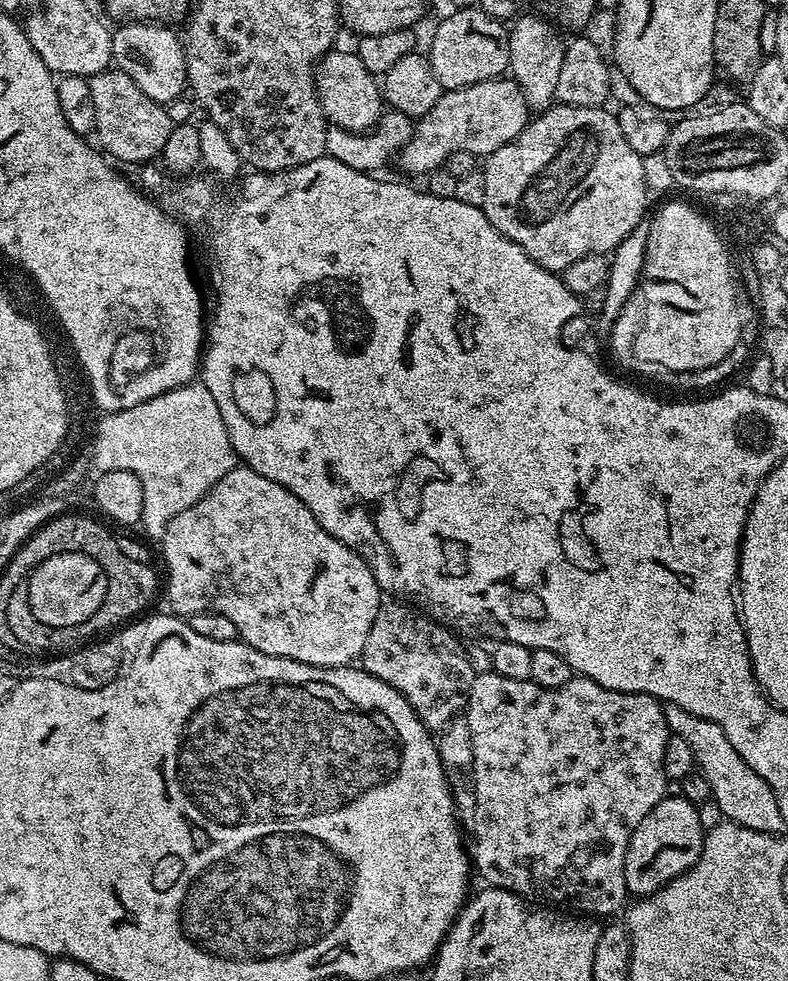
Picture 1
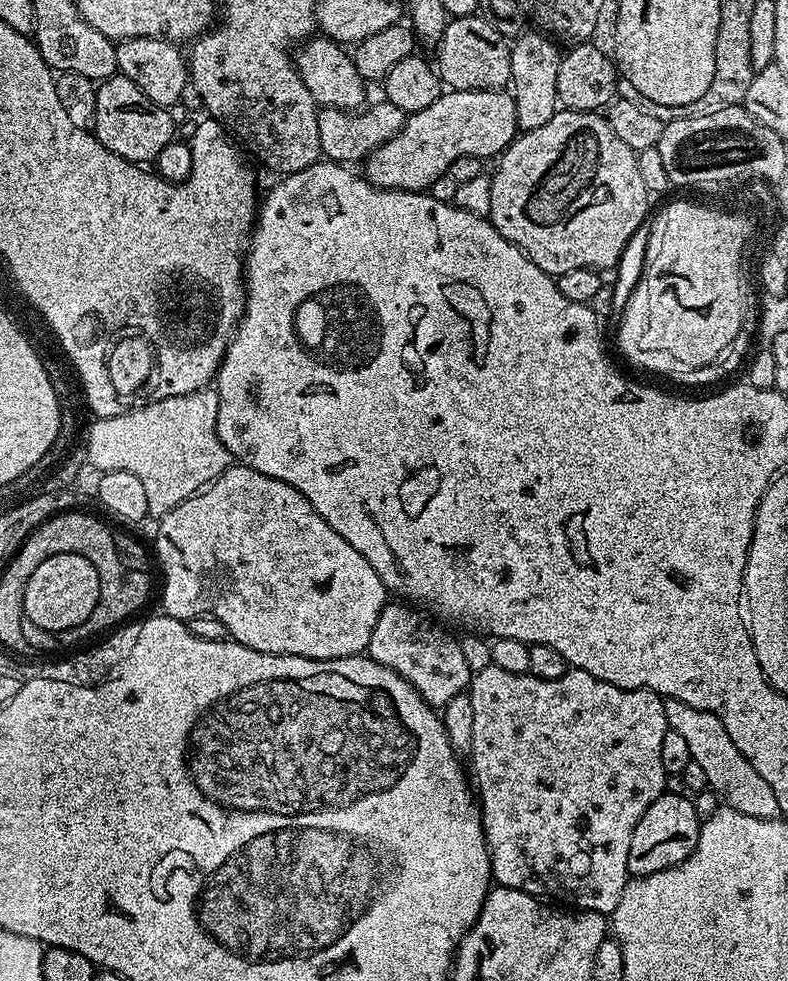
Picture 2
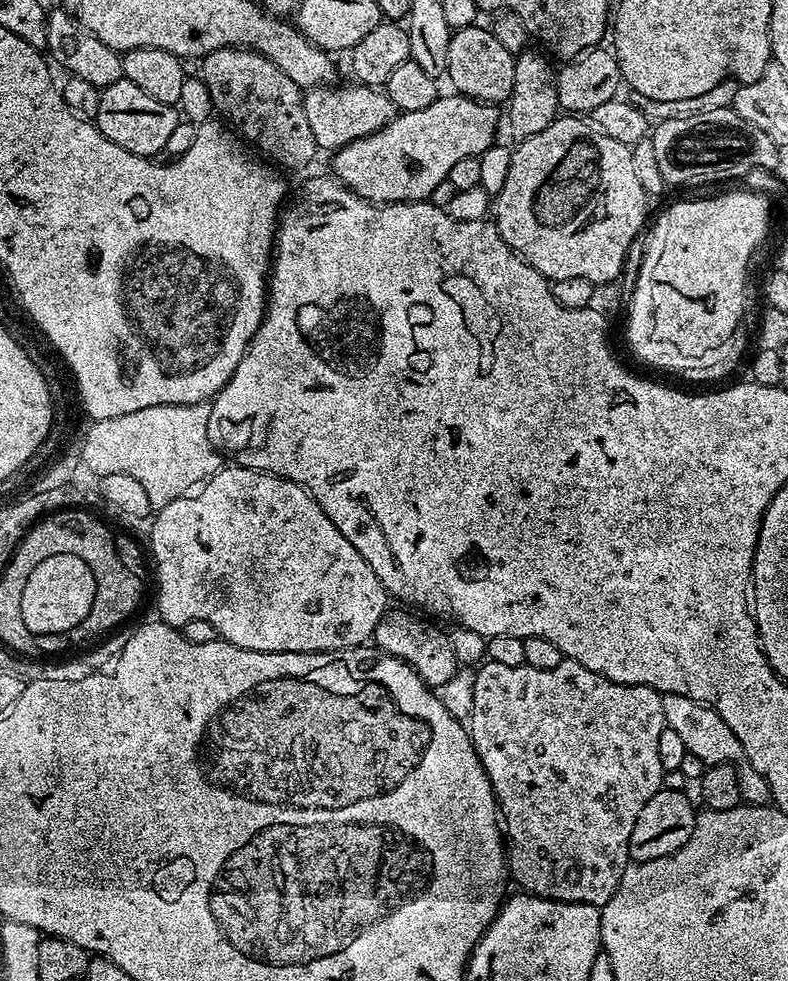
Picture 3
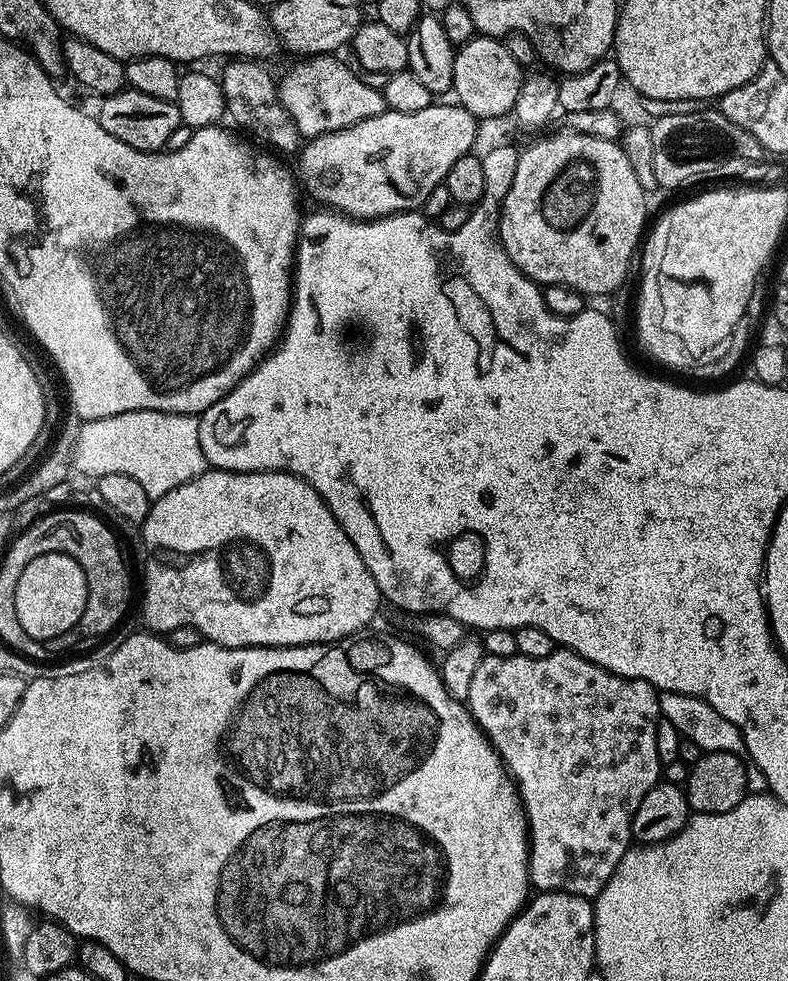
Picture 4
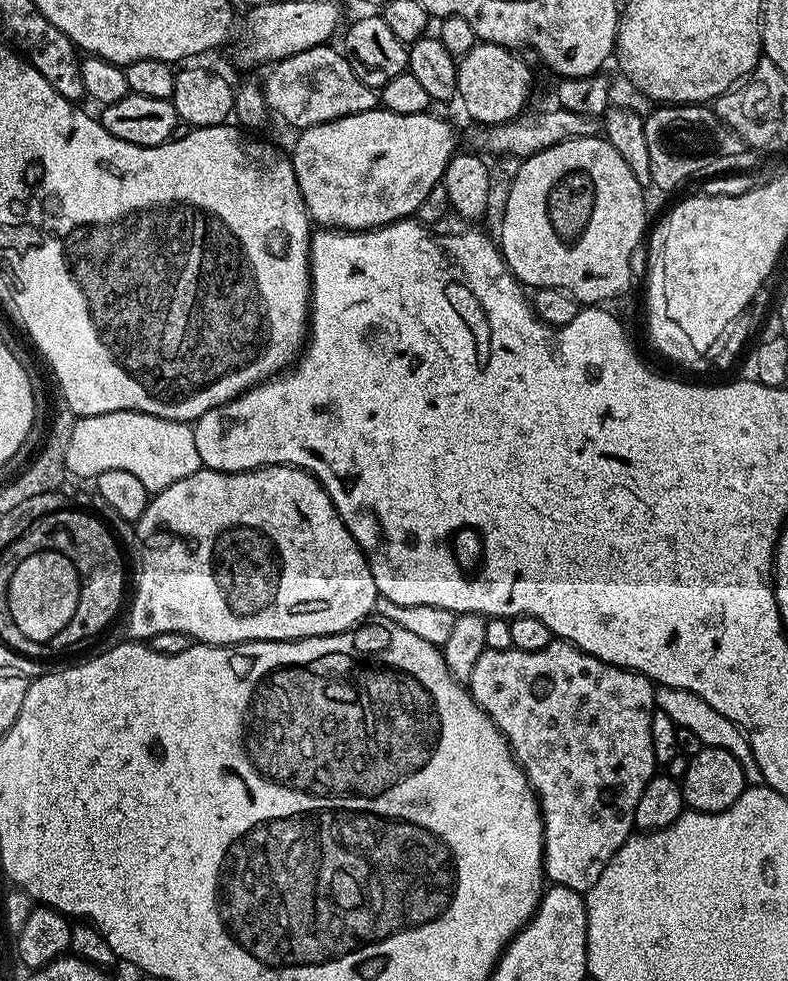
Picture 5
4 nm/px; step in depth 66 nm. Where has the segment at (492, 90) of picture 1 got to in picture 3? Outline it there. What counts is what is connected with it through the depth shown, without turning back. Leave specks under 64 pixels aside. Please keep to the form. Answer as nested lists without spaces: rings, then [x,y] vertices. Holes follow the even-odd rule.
[[[441,95],[430,102],[426,110],[400,112],[389,124],[382,126],[382,130],[335,149],[333,156],[336,157],[332,160],[331,169],[335,179],[354,195],[369,200],[371,204],[406,204],[413,200],[428,200],[434,186],[448,179],[450,170],[461,158],[483,157],[484,151],[491,146],[496,136],[497,109],[493,105],[485,104],[482,100],[472,100],[469,96],[451,95]]]

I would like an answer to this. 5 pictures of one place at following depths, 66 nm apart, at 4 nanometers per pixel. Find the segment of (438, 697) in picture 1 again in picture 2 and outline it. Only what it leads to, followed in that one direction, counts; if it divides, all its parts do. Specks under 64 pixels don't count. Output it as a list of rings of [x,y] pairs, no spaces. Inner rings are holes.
[[[404,602],[392,603],[385,603],[384,609],[378,614],[378,622],[374,622],[374,630],[366,649],[367,655],[410,682],[410,686],[414,686],[414,690],[431,708],[442,710],[448,705],[450,698],[469,687],[474,675],[466,662],[466,654],[462,654],[460,640],[443,632],[439,623],[433,622],[415,607]]]

